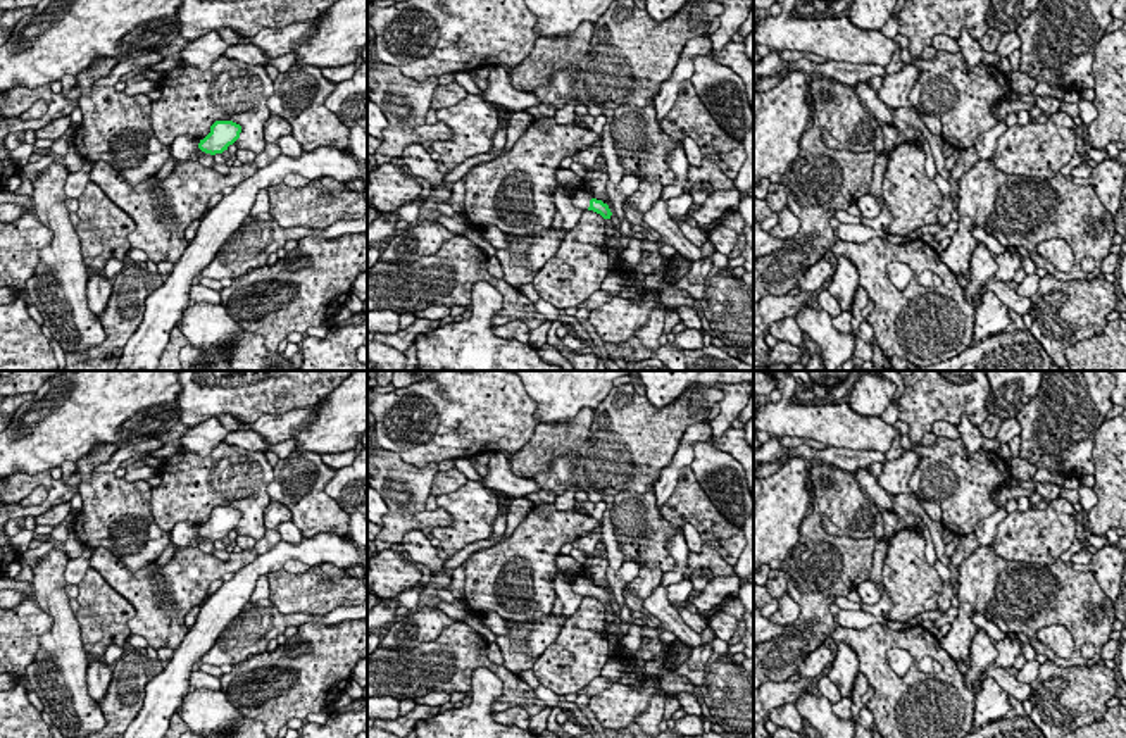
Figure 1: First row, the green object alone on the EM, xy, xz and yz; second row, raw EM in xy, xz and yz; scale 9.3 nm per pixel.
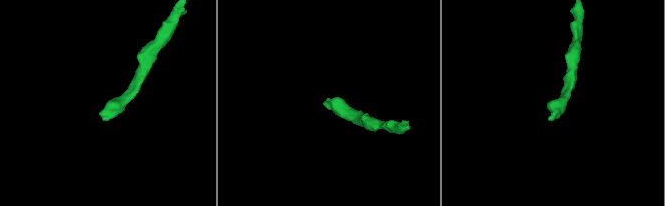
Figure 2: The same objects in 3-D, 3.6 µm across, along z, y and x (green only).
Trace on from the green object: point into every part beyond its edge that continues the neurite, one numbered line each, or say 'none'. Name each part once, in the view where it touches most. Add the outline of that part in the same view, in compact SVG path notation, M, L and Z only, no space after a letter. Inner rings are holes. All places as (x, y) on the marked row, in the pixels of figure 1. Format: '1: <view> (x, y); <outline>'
1: xz (581, 197); M578 188L576 191L571 193L571 202L579 210L588 210L591 198L593 195L588 188Z

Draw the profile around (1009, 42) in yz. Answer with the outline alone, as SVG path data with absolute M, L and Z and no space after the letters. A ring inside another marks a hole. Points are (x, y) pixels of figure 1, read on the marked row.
M1016 31L1005 33L997 47L997 53L1000 55L1000 59L1009 57L1014 50L1021 48L1021 38Z

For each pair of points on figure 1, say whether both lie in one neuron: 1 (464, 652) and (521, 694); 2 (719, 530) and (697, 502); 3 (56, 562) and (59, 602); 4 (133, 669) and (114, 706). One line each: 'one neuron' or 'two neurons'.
1: one neuron
2: one neuron
3: one neuron
4: one neuron

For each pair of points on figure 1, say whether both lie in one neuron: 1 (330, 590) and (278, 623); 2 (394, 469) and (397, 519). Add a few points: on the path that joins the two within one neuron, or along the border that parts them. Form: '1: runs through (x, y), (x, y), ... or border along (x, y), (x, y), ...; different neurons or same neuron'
1: border along (268, 599), (281, 612), (325, 616), (333, 611); different neurons
2: border along (390, 509), (425, 511); different neurons

